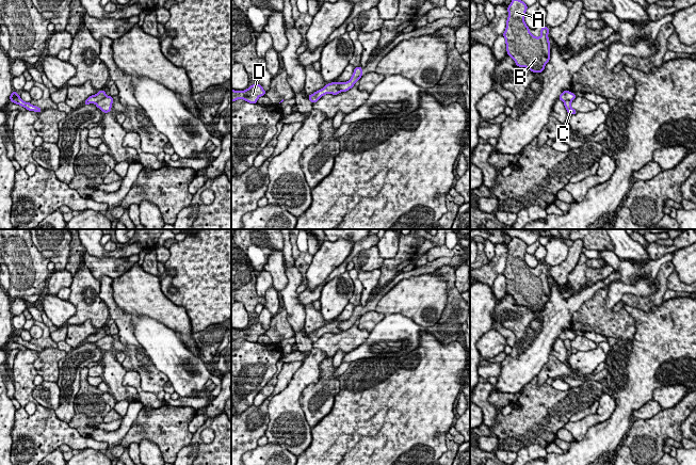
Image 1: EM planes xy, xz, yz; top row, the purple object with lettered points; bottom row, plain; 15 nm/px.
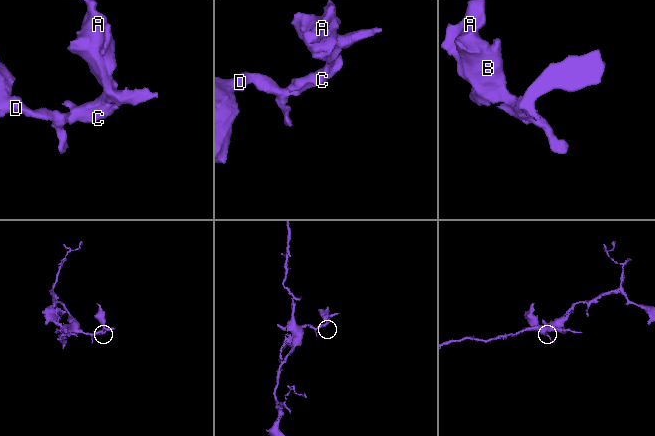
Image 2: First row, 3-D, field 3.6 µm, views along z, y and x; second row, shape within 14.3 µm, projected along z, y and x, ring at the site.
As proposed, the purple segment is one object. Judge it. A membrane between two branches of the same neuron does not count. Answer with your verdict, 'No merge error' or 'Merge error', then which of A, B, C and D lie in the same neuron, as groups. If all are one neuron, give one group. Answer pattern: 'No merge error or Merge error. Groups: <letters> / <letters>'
Merge error. Groups: A B / C D

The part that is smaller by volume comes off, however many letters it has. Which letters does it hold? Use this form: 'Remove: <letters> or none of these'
Remove: A, B

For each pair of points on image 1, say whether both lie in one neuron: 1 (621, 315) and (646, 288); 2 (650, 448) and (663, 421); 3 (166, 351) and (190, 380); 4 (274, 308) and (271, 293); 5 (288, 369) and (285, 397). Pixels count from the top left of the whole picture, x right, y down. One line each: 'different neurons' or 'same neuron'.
1: different neurons
2: same neuron
3: same neuron
4: same neuron
5: different neurons

